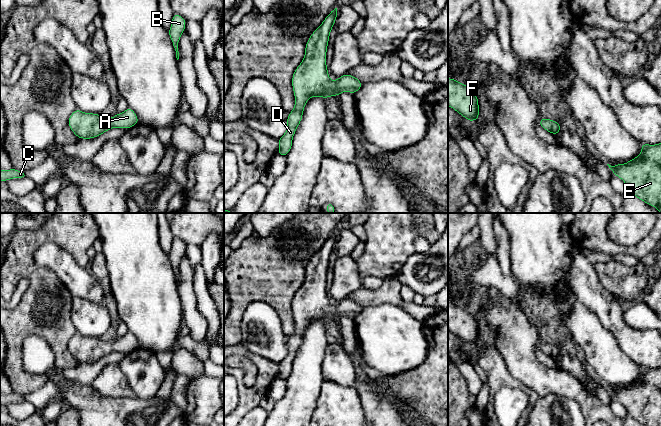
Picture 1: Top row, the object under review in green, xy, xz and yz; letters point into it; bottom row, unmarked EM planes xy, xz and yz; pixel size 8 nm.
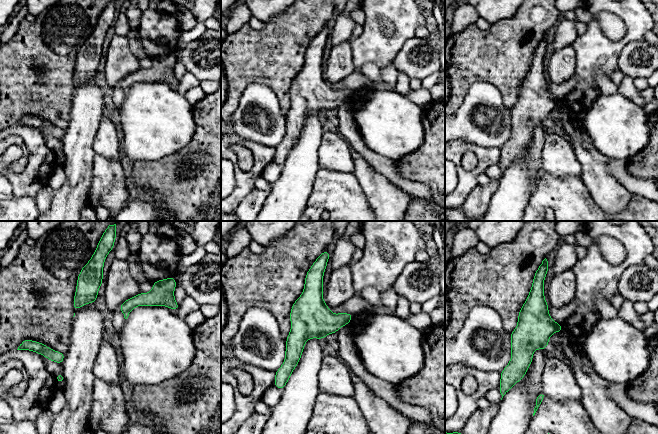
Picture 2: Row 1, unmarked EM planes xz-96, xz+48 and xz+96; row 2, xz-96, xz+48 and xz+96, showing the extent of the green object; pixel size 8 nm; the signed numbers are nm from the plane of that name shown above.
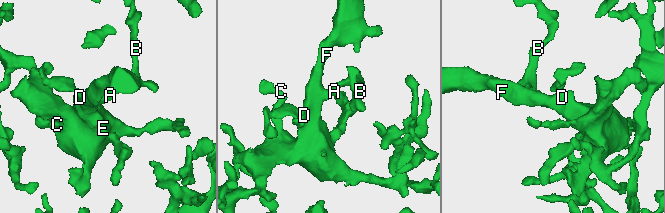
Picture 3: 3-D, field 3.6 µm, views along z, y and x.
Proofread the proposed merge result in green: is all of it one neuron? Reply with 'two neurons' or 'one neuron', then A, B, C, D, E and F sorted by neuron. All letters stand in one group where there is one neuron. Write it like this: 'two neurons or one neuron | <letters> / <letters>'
one neuron | A B C D E F

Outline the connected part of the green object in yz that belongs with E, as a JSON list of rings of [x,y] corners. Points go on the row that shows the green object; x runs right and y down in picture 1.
[[[641,143],[641,153],[625,164],[609,166],[622,179],[627,191],[661,213],[661,143]]]

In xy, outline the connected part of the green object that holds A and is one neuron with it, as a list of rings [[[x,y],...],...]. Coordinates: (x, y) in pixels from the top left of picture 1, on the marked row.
[[[129,106],[114,117],[105,118],[101,114],[84,113],[78,108],[69,116],[68,125],[79,139],[93,139],[111,128],[129,129],[139,123],[136,113]]]

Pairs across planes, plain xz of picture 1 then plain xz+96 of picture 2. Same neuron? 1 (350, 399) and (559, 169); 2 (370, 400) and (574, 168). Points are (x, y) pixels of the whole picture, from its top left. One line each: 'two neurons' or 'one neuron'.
1: two neurons
2: two neurons

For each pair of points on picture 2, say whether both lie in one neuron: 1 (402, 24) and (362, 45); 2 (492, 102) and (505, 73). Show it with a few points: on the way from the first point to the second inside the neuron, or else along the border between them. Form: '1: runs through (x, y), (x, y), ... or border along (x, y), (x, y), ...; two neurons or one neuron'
1: runs through (397, 36), (388, 45), (374, 45); one neuron
2: border along (474, 83), (492, 84), (509, 109); two neurons

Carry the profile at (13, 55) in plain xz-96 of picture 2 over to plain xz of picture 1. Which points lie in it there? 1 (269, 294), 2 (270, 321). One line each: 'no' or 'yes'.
1: yes
2: no

